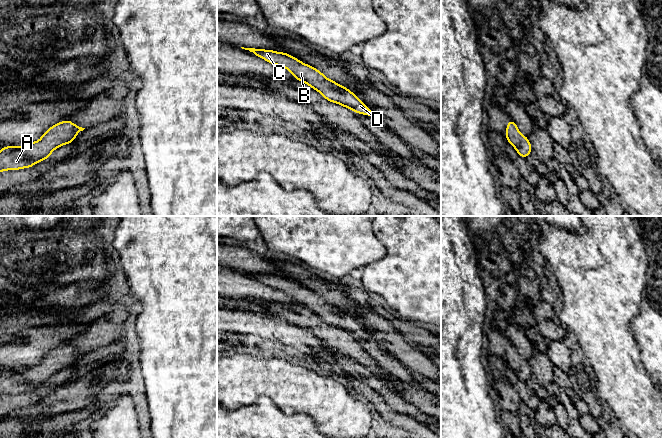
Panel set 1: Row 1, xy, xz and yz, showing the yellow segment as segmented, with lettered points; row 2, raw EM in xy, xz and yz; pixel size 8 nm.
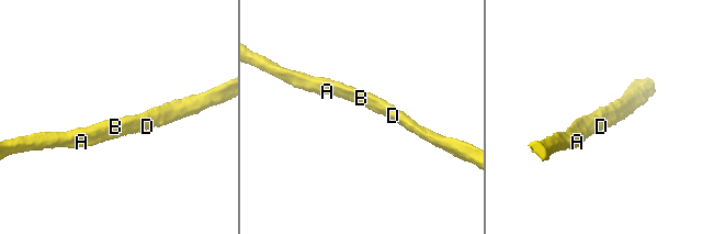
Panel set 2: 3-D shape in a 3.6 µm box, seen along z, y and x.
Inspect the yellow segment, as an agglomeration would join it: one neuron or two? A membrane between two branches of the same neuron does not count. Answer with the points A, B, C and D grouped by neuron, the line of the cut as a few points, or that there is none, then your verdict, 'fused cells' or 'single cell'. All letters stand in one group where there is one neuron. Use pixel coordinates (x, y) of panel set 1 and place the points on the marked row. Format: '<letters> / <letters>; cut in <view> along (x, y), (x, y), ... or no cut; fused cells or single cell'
A B C D; no cut; single cell

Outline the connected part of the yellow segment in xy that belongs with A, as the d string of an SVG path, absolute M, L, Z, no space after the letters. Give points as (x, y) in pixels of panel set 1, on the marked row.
M70 120L51 126L38 141L23 146L5 146L0 150L0 173L7 170L31 168L60 146L72 143L77 134L85 128Z

